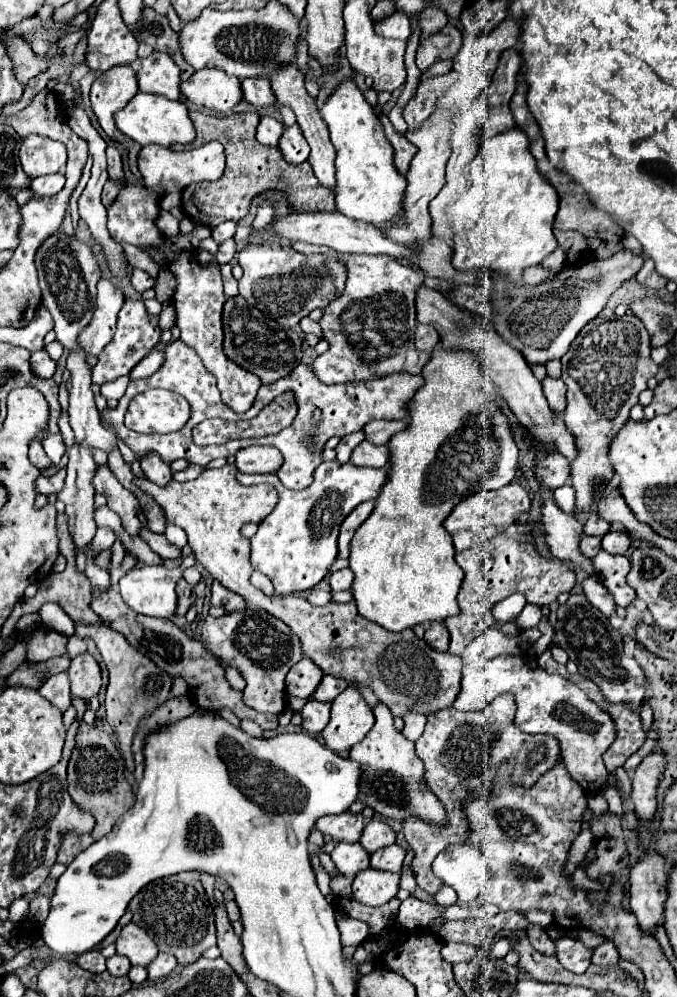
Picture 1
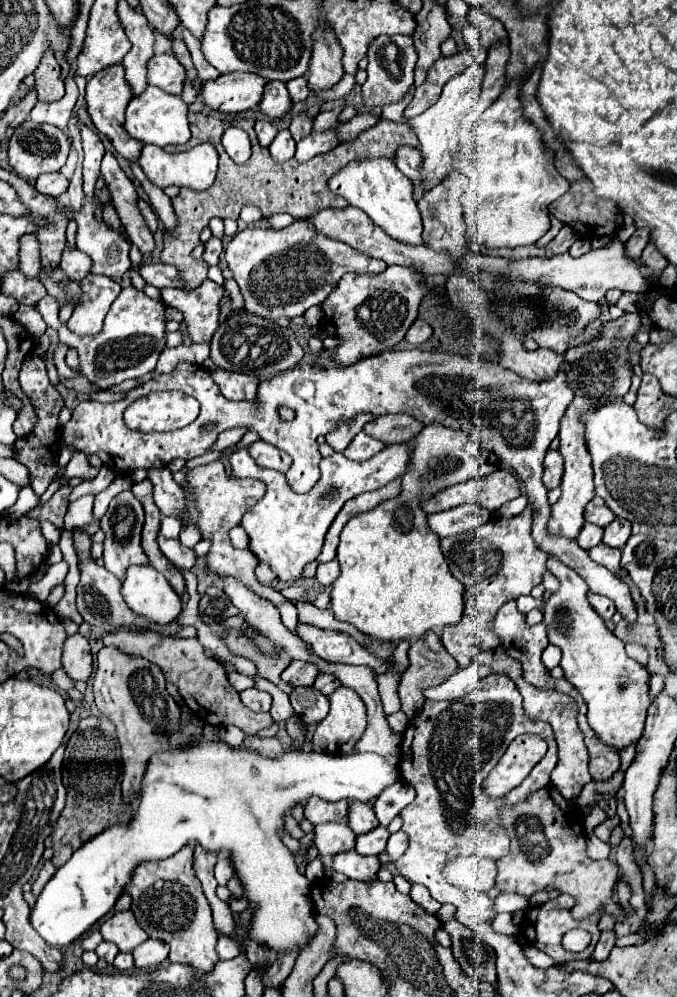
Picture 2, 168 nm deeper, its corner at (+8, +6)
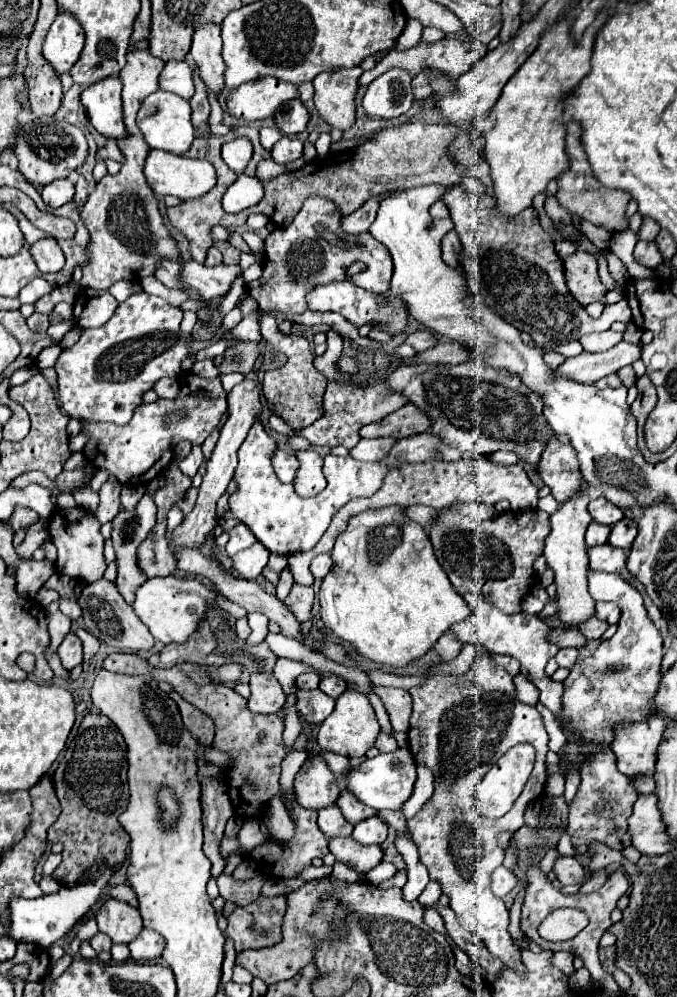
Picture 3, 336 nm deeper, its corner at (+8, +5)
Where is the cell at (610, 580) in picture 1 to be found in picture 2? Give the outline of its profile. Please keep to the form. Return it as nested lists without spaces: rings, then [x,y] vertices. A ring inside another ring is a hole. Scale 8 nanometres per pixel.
[[[599,543],[599,545],[595,545],[591,551],[589,551],[589,555],[591,555],[591,559],[595,561],[595,563],[601,563],[603,567],[607,567],[609,571],[613,571],[615,575],[623,575],[625,571],[623,571],[623,567],[621,567],[621,551],[619,549],[613,549],[613,547],[607,547],[607,545],[603,545],[603,543]]]

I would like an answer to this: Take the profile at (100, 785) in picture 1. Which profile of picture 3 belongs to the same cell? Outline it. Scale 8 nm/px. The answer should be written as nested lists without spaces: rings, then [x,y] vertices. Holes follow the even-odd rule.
[[[97,712],[83,718],[77,728],[73,744],[67,746],[61,764],[53,774],[55,792],[63,812],[49,830],[49,842],[63,844],[63,862],[53,872],[53,878],[63,886],[73,886],[87,868],[103,860],[117,866],[125,860],[129,848],[129,834],[119,826],[117,816],[125,810],[127,790],[127,748],[119,730]]]

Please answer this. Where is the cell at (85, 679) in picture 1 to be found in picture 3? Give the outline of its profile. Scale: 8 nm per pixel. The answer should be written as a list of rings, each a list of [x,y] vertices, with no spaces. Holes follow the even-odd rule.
[[[69,632],[63,638],[63,642],[59,646],[59,658],[67,670],[73,670],[75,666],[79,666],[83,662],[83,644],[75,636],[75,632]]]

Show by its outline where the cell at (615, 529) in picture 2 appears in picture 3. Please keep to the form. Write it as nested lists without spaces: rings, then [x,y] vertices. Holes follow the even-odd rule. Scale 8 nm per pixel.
[[[619,520],[613,528],[611,528],[611,536],[609,536],[609,544],[615,548],[623,548],[629,550],[633,540],[637,536],[637,524],[633,520]]]

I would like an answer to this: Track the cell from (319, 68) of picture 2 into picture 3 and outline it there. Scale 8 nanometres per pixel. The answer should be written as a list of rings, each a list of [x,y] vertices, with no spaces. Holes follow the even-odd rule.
[[[359,66],[329,70],[315,76],[315,106],[321,118],[333,128],[347,130],[355,122],[355,94],[357,78],[363,74]]]

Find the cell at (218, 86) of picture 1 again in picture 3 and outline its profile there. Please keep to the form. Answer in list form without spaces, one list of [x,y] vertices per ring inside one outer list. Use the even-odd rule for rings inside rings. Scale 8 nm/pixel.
[[[265,76],[235,88],[227,96],[227,112],[243,120],[263,120],[271,118],[293,98],[297,98],[297,88],[293,84]]]

